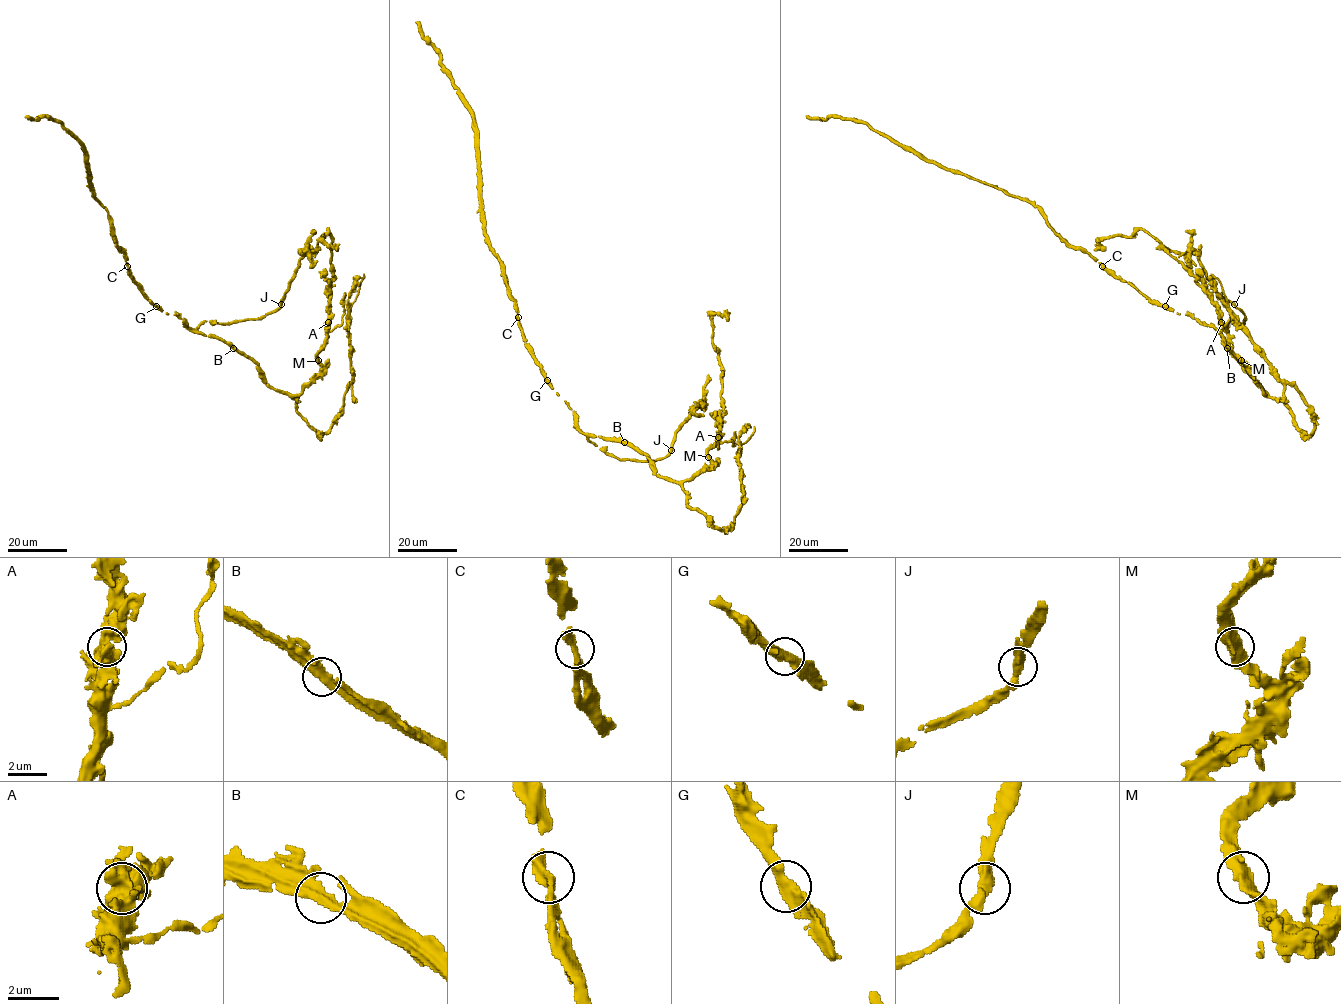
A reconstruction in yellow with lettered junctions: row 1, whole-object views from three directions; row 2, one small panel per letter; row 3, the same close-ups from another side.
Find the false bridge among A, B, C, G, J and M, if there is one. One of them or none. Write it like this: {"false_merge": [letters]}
{"false_merge": []}

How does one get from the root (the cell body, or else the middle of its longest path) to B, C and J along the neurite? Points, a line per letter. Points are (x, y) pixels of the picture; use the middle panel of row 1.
B: (564, 400), (575, 413), (577, 427), (583, 433), (620, 439), (624, 442)
C: (564, 400), (525, 346), (518, 318)
J: (564, 400), (575, 413), (577, 427), (587, 439), (620, 459), (653, 461), (663, 459), (671, 450)

